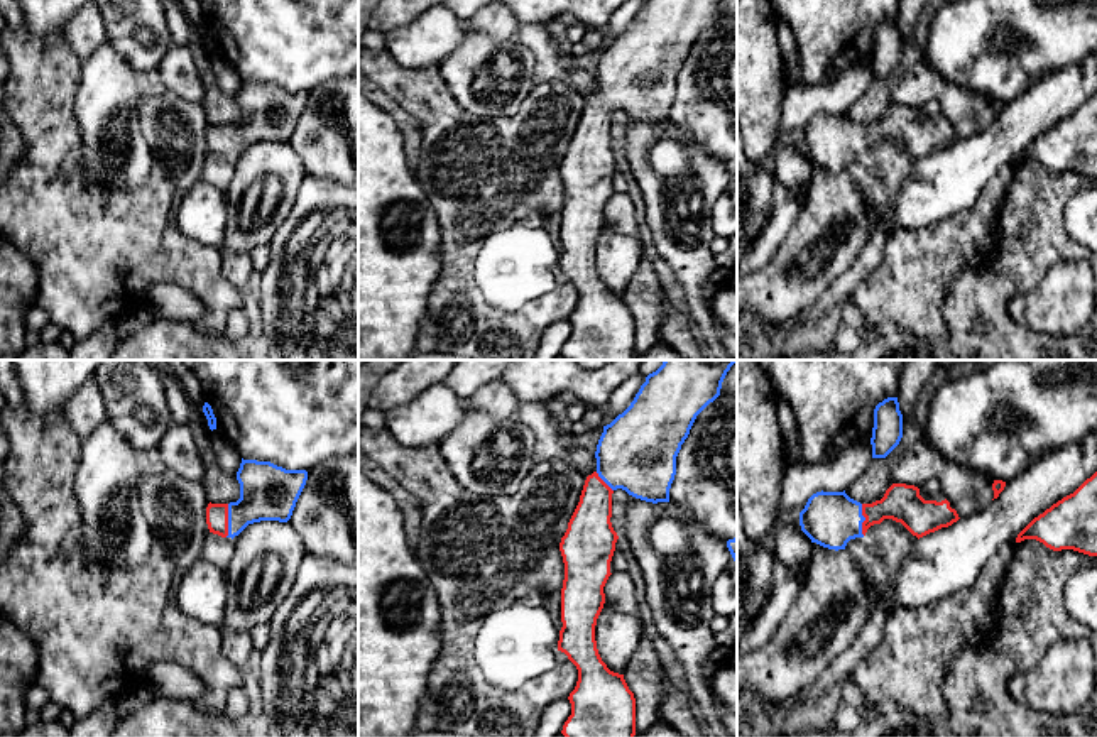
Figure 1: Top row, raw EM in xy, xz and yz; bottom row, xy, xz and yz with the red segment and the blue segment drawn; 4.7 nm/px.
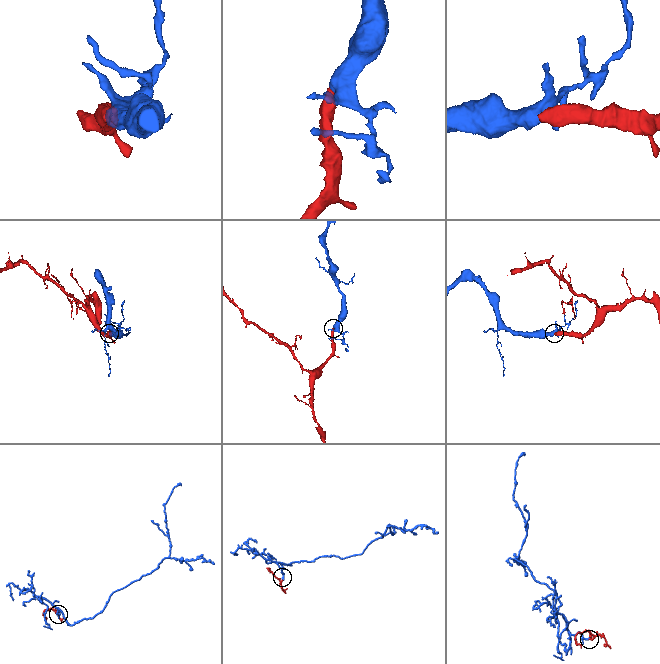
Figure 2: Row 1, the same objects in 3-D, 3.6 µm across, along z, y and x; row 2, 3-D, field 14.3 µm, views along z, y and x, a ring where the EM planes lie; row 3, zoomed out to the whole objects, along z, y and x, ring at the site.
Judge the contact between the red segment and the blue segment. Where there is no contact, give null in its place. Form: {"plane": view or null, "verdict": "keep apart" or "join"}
{"plane": "xy", "verdict": "join"}

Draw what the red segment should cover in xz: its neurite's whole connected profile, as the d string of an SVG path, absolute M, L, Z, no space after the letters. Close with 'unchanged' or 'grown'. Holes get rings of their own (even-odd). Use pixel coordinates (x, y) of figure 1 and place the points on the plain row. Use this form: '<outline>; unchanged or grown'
M646 0L630 27L603 47L595 79L597 91L587 98L580 123L559 164L565 184L561 210L561 243L558 272L578 291L578 303L568 321L571 336L563 347L566 360L634 360L636 319L624 296L614 294L602 282L595 247L605 225L603 208L619 161L612 149L612 115L617 110L646 123L669 123L676 96L676 78L690 56L696 37L720 17L723 0Z; grown

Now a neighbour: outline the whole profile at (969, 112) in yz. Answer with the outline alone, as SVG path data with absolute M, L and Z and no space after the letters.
M926 64L909 68L894 81L891 100L914 108L936 100L960 140L987 130L994 120L992 98L943 79Z

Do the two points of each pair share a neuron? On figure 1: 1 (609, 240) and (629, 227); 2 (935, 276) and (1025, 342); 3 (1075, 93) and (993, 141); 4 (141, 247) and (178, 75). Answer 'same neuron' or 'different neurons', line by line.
1: different neurons
2: different neurons
3: same neuron
4: different neurons

